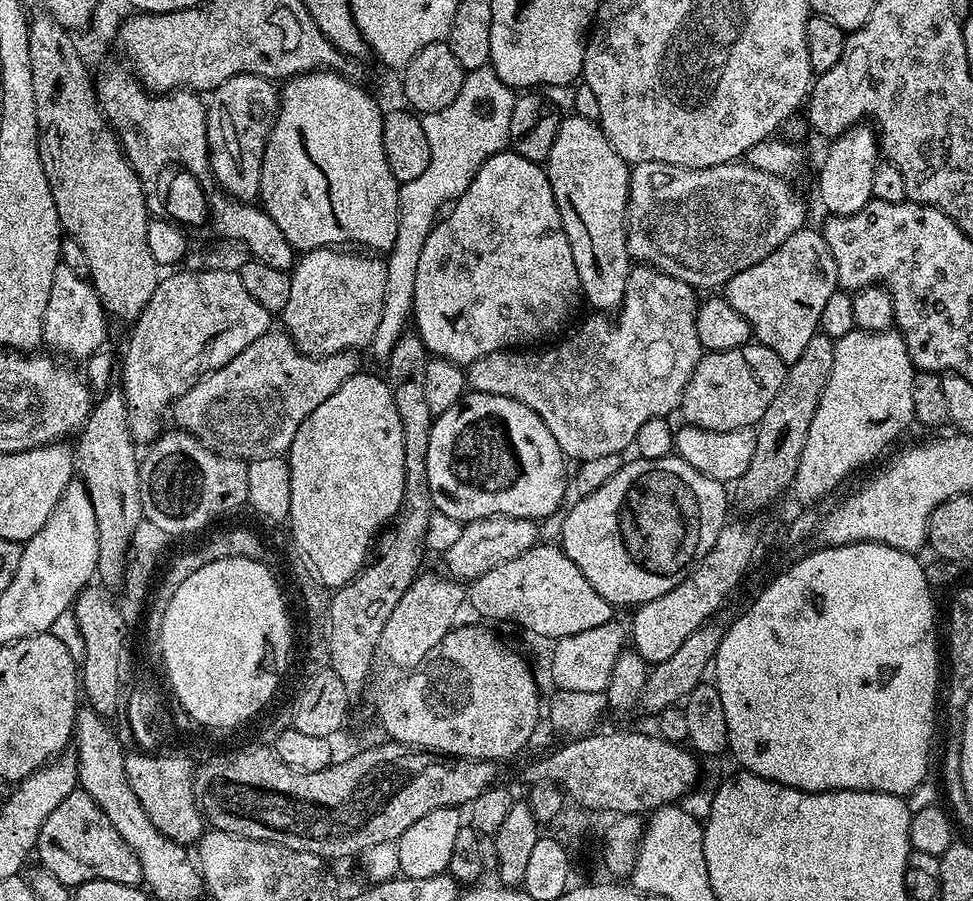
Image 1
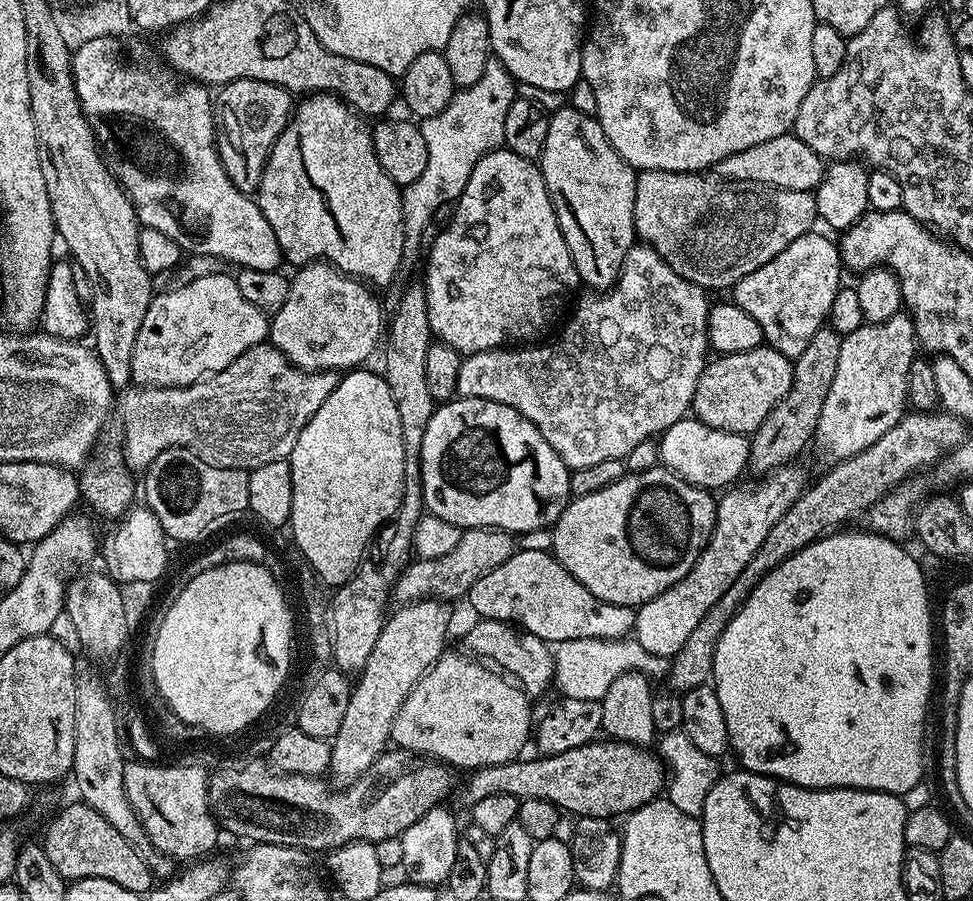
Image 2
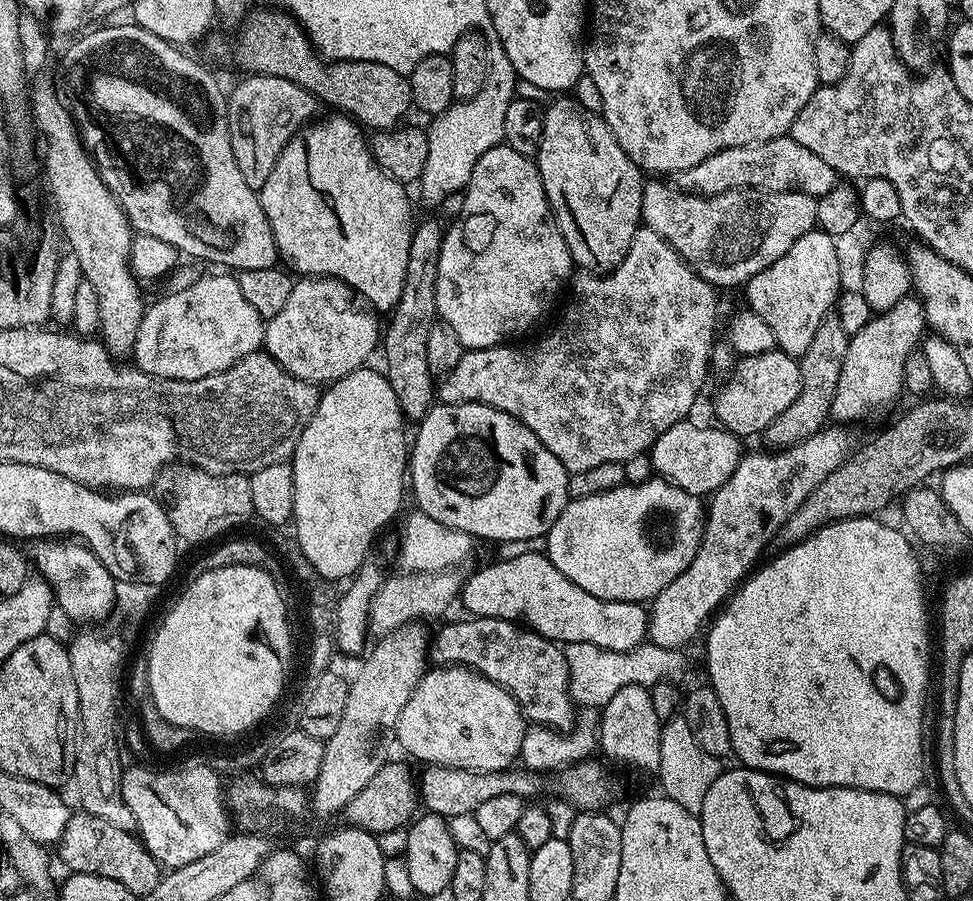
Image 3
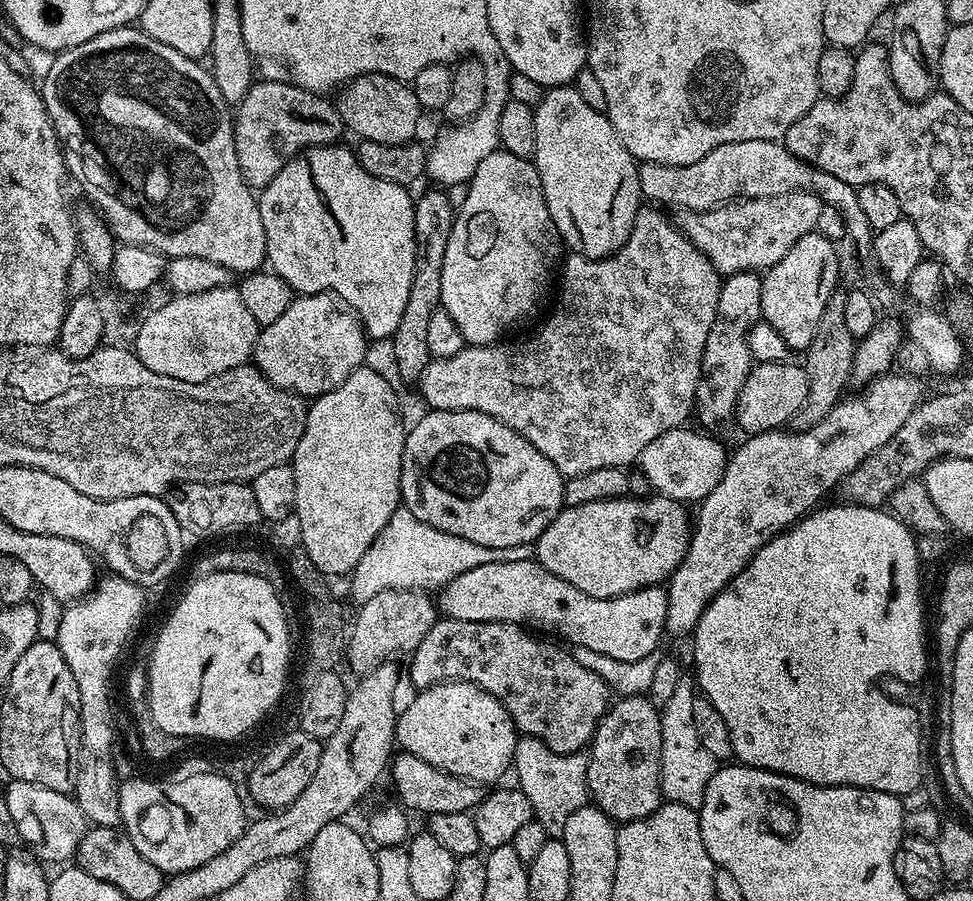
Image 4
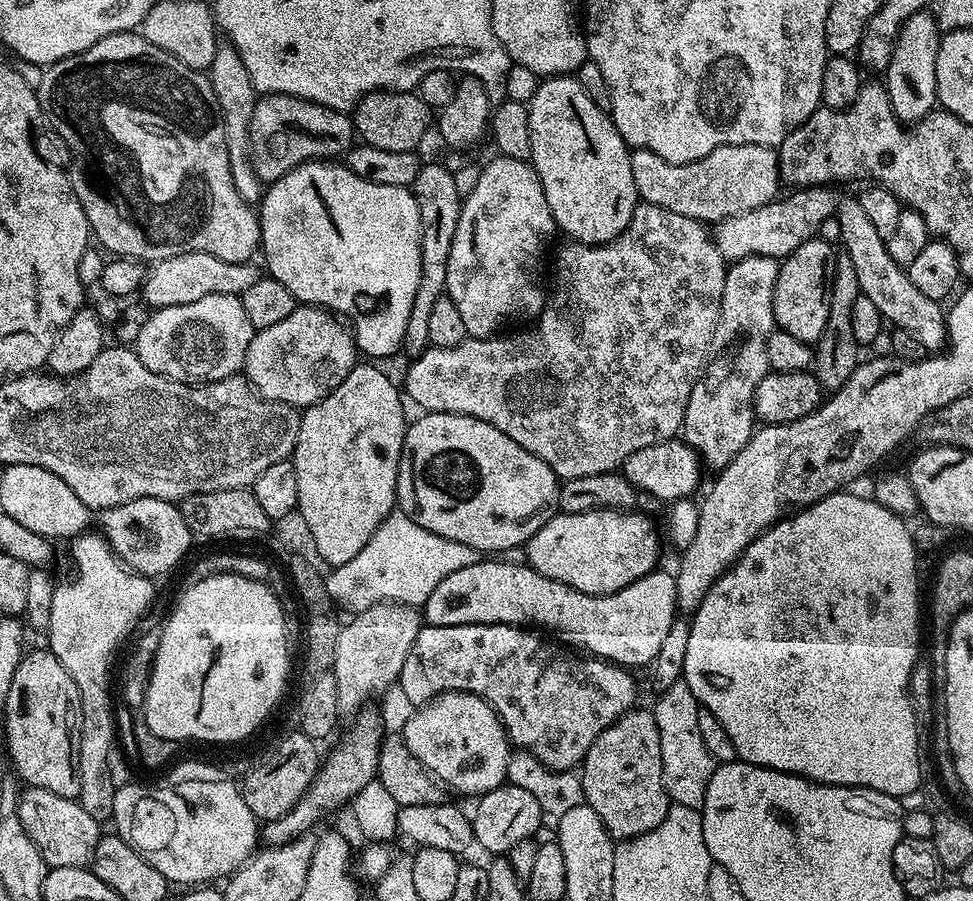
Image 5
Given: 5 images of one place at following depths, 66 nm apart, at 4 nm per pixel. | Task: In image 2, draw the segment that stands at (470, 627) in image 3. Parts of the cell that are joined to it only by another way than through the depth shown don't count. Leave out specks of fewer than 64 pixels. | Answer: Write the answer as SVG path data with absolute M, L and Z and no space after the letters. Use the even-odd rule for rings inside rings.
M507 620L475 621L477 624L468 632L464 644L473 657L484 662L491 662L501 673L507 674L515 683L523 688L530 698L540 696L549 687L553 687L555 674L555 658L548 641L534 634L521 630ZM493 660L493 661L492 661Z

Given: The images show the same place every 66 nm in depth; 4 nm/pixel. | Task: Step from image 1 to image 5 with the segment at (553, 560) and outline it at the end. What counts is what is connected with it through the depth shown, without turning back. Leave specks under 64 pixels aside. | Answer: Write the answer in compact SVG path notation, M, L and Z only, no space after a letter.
M482 558L474 566L454 570L450 578L442 578L434 586L434 594L422 606L424 624L511 624L549 632L544 634L557 636L552 638L561 645L585 648L585 653L629 670L636 670L639 664L651 665L677 618L676 578L671 571L657 570L614 594L591 596L538 574L527 562L511 564L508 558Z

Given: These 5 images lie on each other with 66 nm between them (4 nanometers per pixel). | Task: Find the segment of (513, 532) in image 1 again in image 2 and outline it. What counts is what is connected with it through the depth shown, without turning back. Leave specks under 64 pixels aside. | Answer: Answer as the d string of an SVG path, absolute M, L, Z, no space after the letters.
M469 528L461 531L458 546L450 554L433 560L413 559L408 567L396 579L394 589L395 599L400 599L401 605L417 600L433 599L441 602L453 602L467 597L468 592L482 578L482 574L490 574L494 566L502 566L506 558L517 551L513 533L504 532L501 528Z

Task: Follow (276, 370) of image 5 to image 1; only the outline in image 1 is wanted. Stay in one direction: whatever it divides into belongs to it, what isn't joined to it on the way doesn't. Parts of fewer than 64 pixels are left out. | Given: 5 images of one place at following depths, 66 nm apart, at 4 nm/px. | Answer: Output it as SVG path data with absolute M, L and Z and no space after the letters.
M334 247L303 253L291 269L290 298L282 313L283 331L296 343L297 350L305 356L333 356L339 352L352 352L356 348L367 349L374 338L374 330L378 330L378 318L382 318L387 269L387 263L379 255L361 254L356 250Z

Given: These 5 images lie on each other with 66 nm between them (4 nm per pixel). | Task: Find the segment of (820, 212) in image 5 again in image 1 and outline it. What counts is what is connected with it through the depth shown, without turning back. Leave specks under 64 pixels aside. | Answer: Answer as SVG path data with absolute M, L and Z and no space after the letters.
M642 162L633 164L630 168L630 190L628 191L628 255L633 261L643 262L649 268L657 268L660 272L670 274L682 282L686 282L690 287L703 290L720 290L728 283L734 274L742 274L742 270L750 270L762 258L774 254L790 234L794 234L798 229L805 227L804 204L792 193L792 188L787 179L783 176L766 174L762 170L753 168L747 162L733 162L722 166L710 166L709 168L687 168L686 166L674 166L666 162Z

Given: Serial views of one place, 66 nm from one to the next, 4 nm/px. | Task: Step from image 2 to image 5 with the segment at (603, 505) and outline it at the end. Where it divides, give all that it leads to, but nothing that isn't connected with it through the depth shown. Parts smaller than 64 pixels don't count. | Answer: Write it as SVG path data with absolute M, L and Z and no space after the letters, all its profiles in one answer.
M595 508L594 510L586 510L585 512L561 512L557 511L546 522L546 526L542 526L542 530L538 530L526 545L526 562L534 570L538 570L538 574L546 574L546 578L554 578L558 582L562 582L566 586L574 586L574 590L582 590L582 594L590 594L591 596L605 596L606 594L614 594L618 590L622 590L626 586L630 586L634 582L638 582L638 578L642 578L646 574L657 571L660 560L660 538L662 542L662 532L656 524L651 520L651 515L645 514L639 510L617 510L615 508Z

